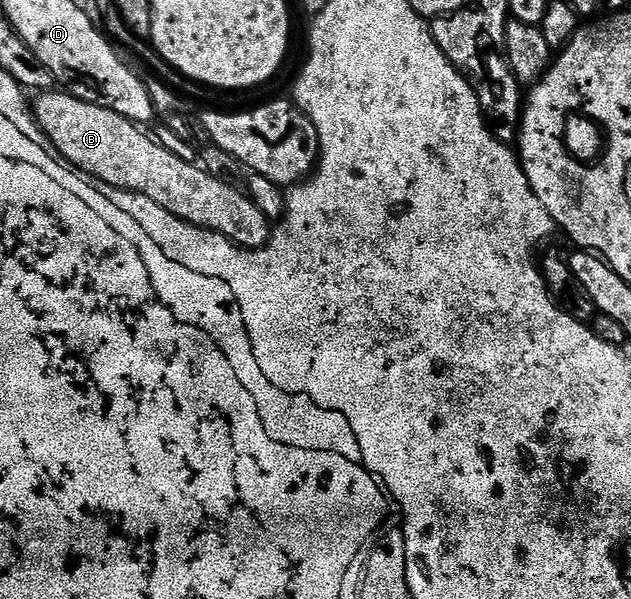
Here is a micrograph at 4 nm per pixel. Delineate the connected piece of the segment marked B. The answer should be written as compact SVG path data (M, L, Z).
M41 91L35 97L37 100L34 100L34 115L53 148L75 171L109 188L137 192L140 196L150 198L150 202L158 202L162 210L170 210L170 214L174 214L179 220L193 224L196 228L205 228L207 232L217 232L219 236L226 237L240 248L263 248L272 237L273 225L266 218L266 214L262 214L262 210L254 206L247 191L212 177L200 164L182 162L182 158L170 154L170 150L157 144L149 133L147 136L144 133L147 131L141 125L134 124L122 114L105 108L103 103L91 104L90 101L79 100L68 92L58 91Z

